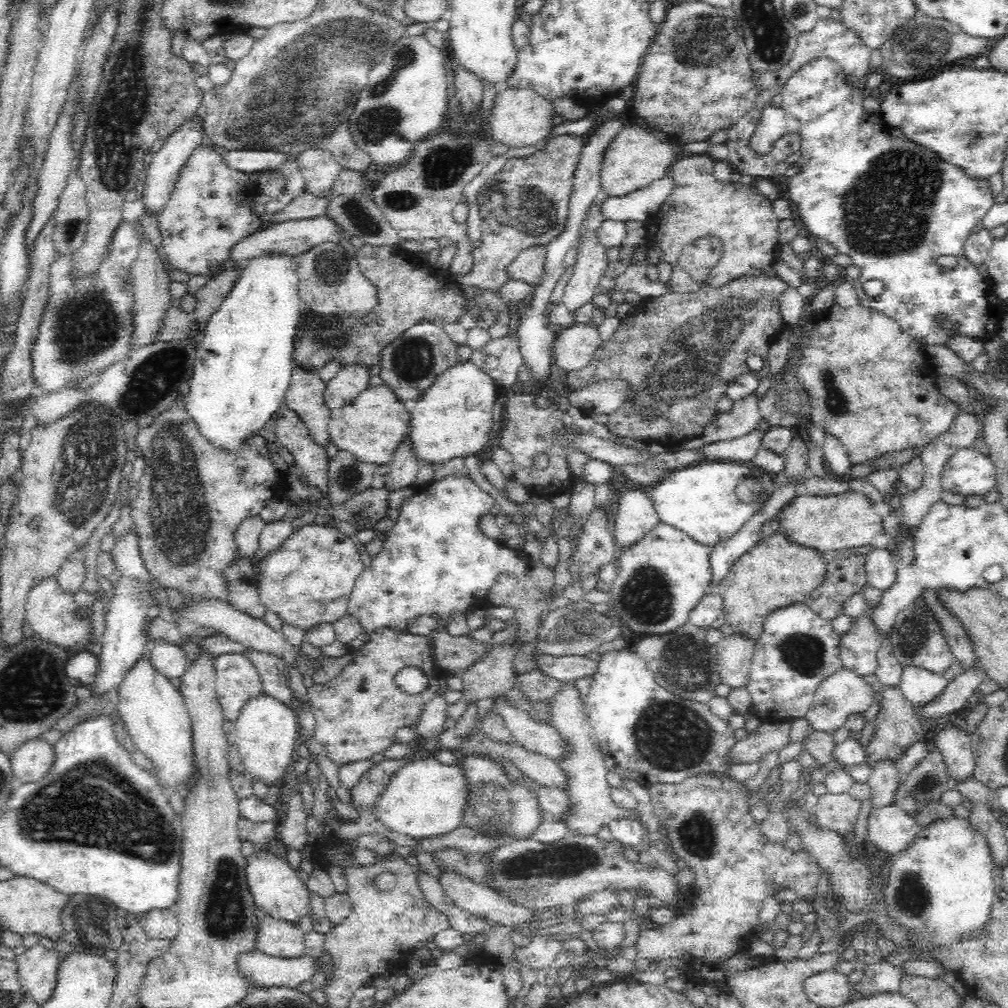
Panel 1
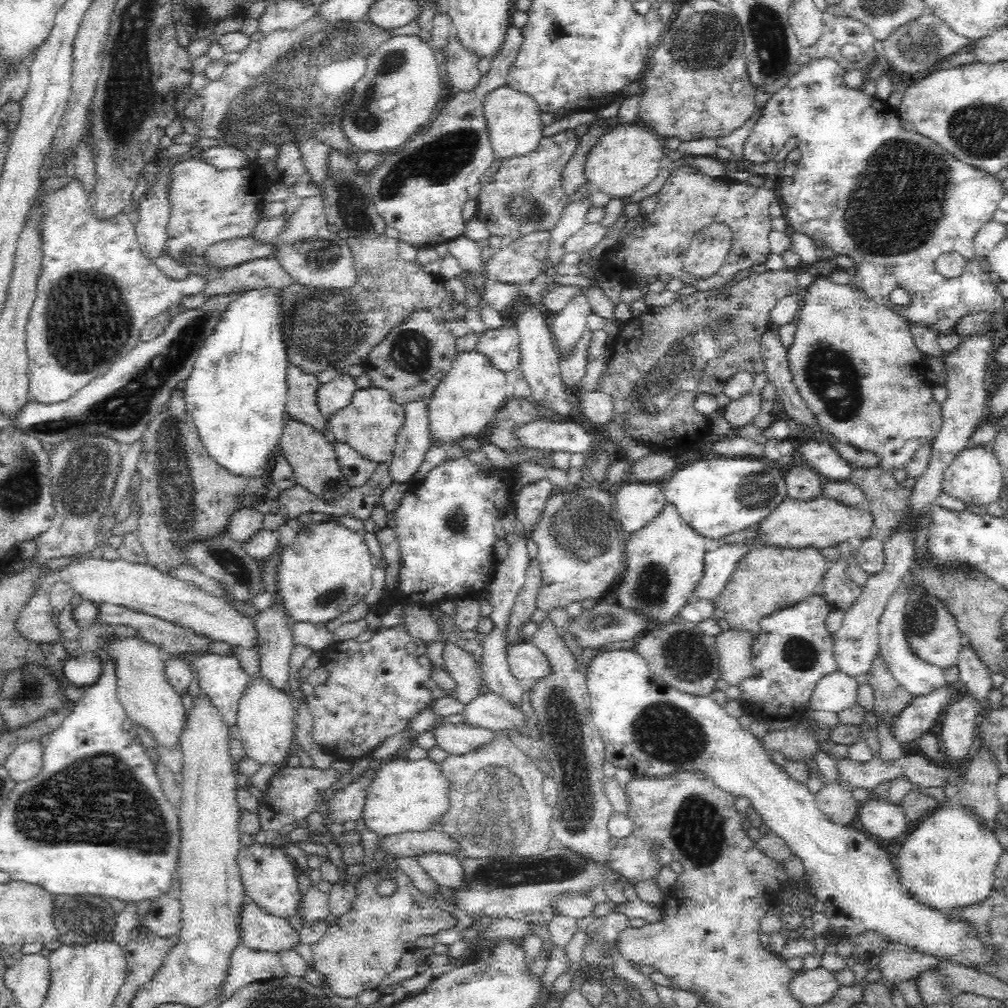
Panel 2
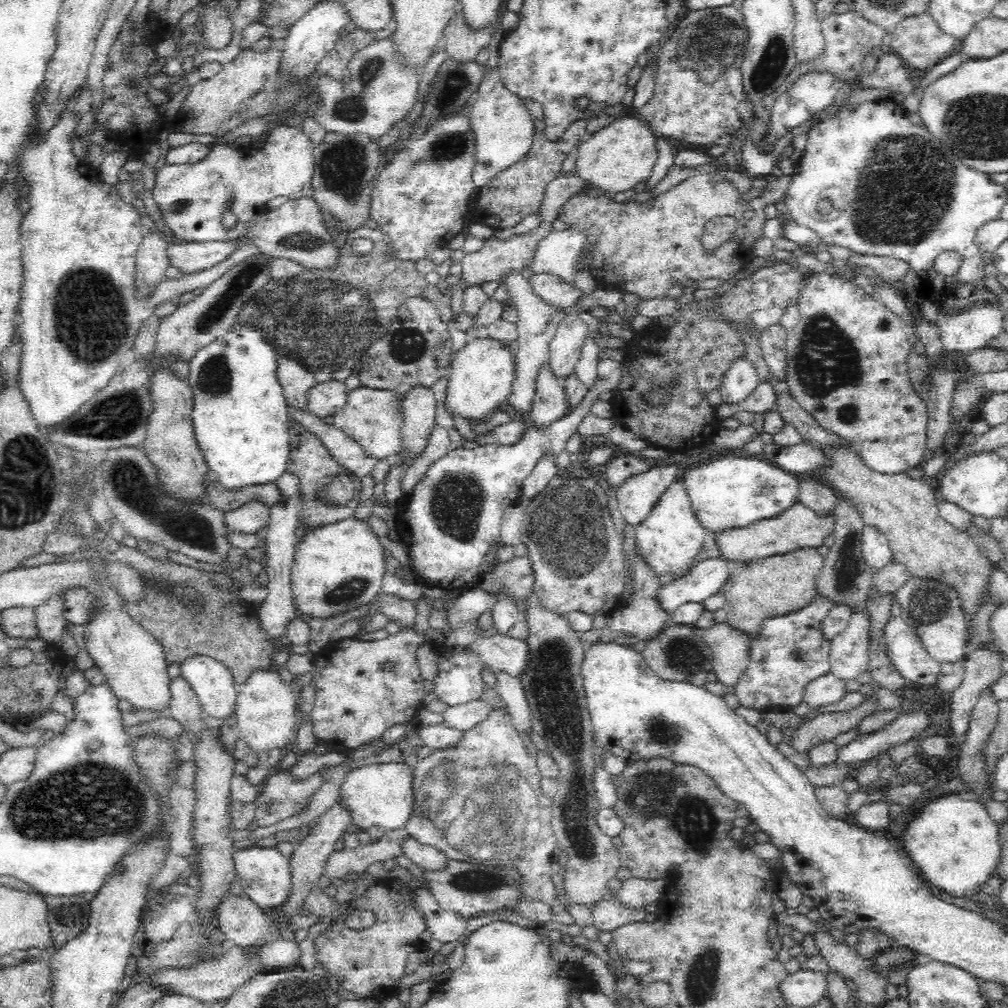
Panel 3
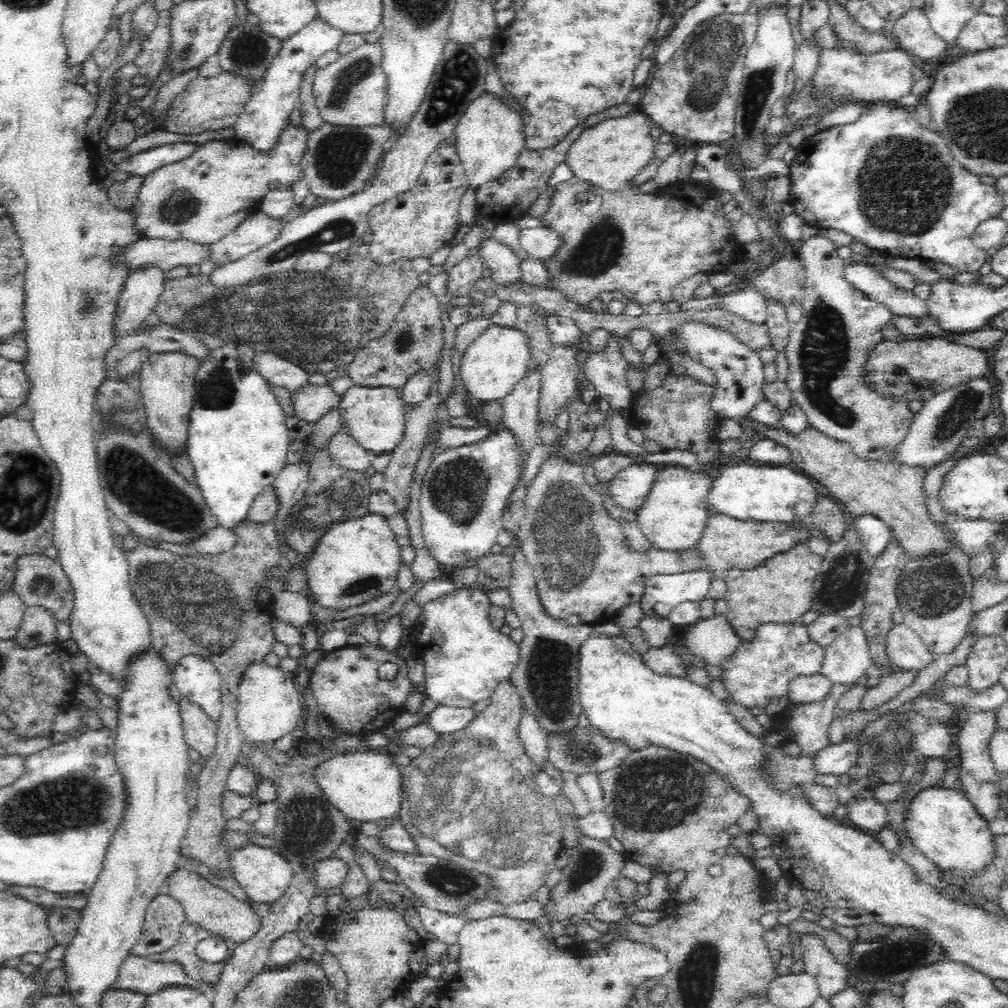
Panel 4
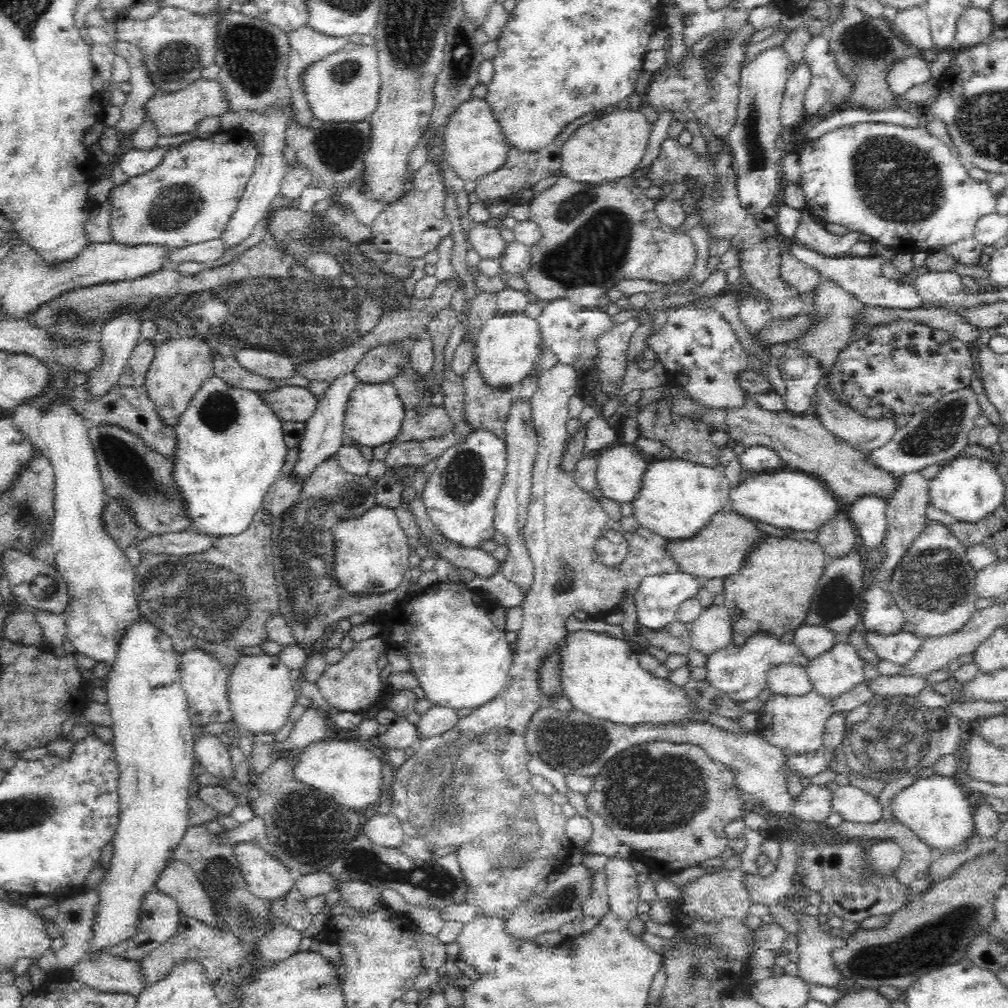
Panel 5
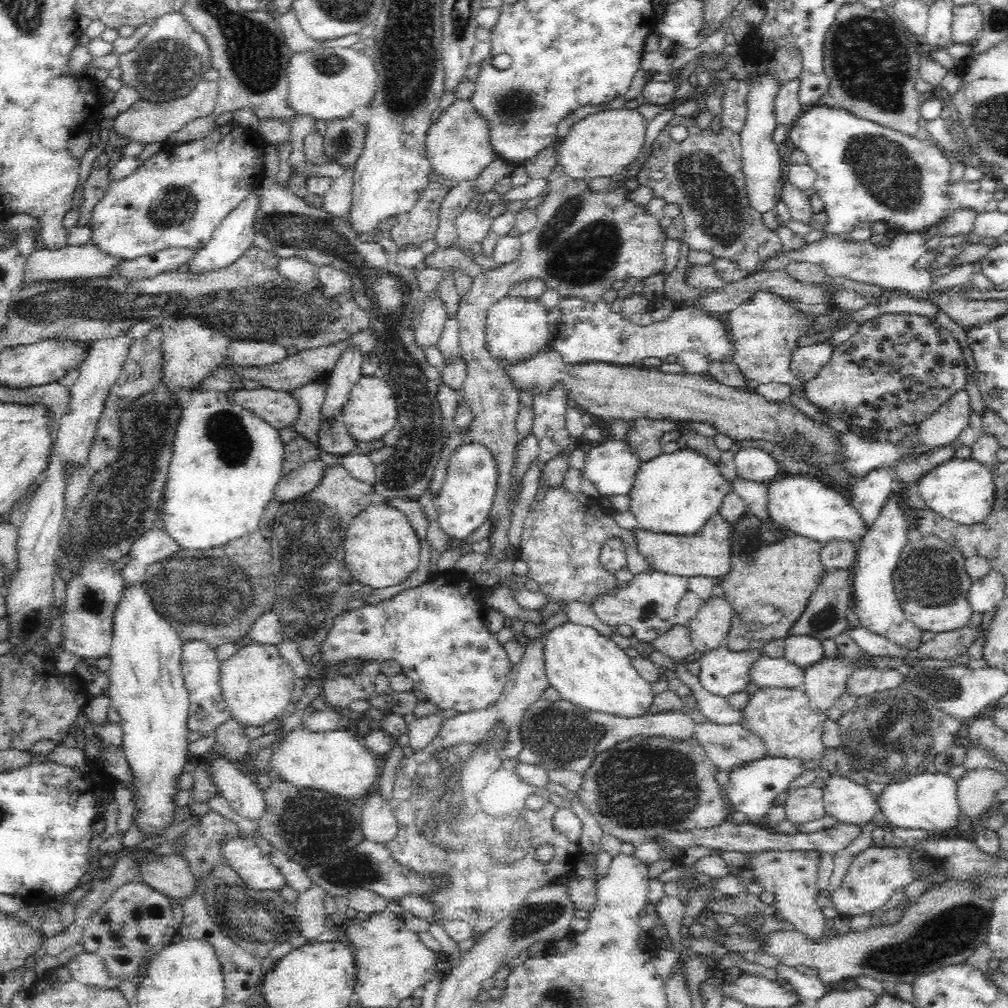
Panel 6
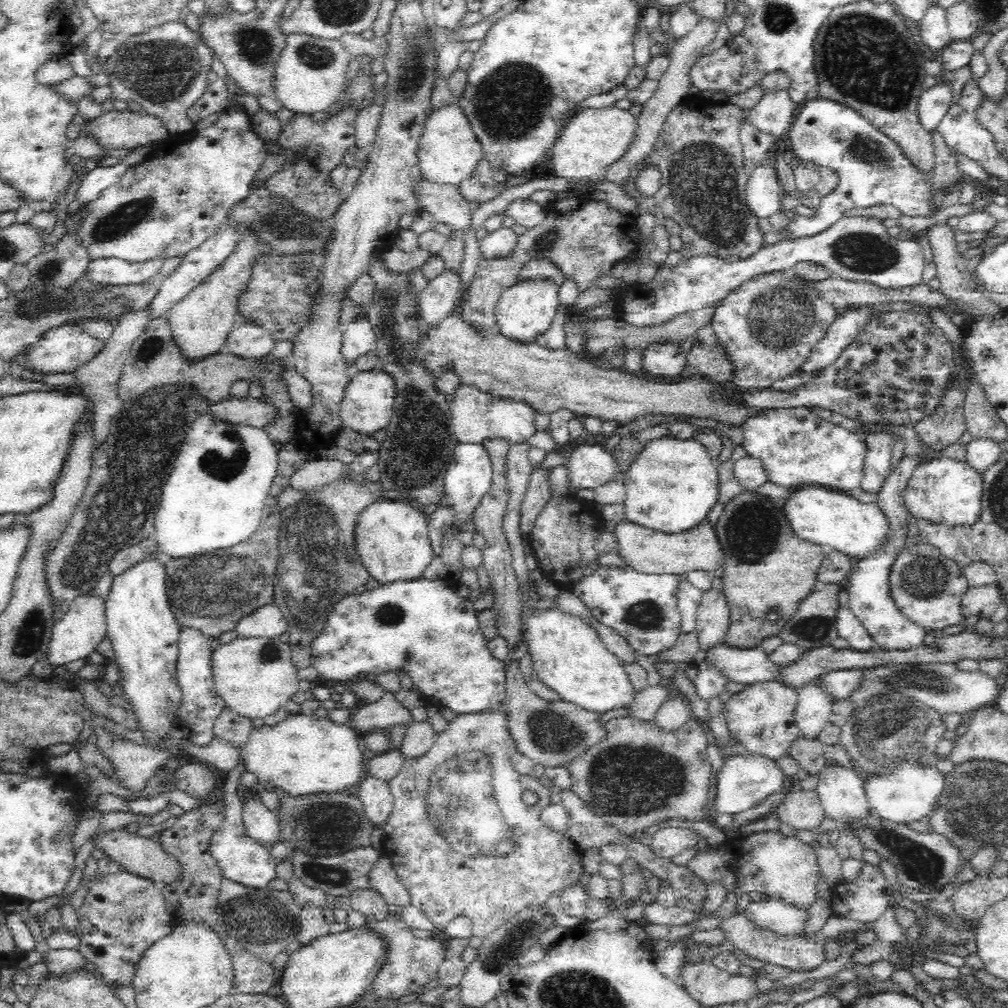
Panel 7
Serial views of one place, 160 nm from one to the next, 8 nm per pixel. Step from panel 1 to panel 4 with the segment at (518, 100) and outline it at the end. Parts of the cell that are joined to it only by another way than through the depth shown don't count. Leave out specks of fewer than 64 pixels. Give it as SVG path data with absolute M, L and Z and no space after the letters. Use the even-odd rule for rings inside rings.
M486 90L467 106L453 137L456 138L467 180L474 190L498 179L514 166L527 146L522 114L512 110L508 104L504 104L496 95Z

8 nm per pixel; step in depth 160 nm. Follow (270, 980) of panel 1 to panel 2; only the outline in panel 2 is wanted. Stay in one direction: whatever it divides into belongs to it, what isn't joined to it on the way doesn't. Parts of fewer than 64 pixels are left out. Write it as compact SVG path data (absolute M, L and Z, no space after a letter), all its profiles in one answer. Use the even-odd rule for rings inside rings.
M241 942L232 950L227 975L218 1004L232 998L240 988L246 985L284 978L289 974L278 953L252 950L246 946L246 943Z

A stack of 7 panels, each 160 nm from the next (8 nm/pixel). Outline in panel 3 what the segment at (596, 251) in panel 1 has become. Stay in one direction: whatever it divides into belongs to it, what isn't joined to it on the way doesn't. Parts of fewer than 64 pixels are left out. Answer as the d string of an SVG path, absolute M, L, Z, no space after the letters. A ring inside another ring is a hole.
M585 313L568 314L560 319L556 334L549 344L548 358L558 380L562 381L567 374L575 372L576 363L581 357L582 346L588 334L589 327Z

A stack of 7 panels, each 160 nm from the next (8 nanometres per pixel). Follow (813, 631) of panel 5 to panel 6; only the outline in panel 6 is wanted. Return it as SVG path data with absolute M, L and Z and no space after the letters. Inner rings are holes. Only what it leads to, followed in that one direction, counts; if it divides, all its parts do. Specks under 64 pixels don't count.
M788 636L784 643L784 657L794 665L806 669L824 657L822 642L814 636Z

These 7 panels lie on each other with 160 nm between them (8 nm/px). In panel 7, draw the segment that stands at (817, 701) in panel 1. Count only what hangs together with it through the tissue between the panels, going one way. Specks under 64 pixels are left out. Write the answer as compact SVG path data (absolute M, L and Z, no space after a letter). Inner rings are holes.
M721 645L706 655L706 662L717 664L732 682L750 684L780 681L783 668L769 660L761 647L734 649Z

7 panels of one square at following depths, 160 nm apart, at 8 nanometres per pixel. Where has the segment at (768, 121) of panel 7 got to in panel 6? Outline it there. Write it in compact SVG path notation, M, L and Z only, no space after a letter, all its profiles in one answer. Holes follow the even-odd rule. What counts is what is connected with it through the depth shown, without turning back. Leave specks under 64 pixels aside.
M800 77L787 80L778 90L774 111L776 111L776 124L791 126L805 111L803 104L799 101Z

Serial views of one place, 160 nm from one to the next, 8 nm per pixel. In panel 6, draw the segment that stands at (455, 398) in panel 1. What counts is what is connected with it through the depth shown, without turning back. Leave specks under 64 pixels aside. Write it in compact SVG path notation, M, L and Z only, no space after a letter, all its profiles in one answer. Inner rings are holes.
M507 296L495 302L488 309L485 324L485 349L499 366L516 366L526 362L536 353L549 346L549 330L547 309L537 300L525 298L508 298Z

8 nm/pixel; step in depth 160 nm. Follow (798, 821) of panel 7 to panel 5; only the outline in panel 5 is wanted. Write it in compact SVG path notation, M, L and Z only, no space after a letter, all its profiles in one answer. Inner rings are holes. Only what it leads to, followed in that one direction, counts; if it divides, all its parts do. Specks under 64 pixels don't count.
M810 784L793 798L792 811L806 825L822 825L832 811L832 791L826 785Z

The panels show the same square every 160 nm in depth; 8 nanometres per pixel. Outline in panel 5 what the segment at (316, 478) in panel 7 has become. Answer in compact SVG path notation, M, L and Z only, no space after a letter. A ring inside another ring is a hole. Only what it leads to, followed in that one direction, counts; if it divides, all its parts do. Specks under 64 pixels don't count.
M281 475L264 495L261 508L270 516L278 517L297 501L301 488L302 484L293 478Z

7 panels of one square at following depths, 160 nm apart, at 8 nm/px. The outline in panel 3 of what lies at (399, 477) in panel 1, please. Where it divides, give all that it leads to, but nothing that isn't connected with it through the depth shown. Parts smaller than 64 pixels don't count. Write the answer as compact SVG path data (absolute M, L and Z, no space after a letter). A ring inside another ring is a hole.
M414 386L410 392L406 392L400 403L403 415L402 446L394 460L402 466L409 465L426 448L430 432L436 425L436 399L430 388Z

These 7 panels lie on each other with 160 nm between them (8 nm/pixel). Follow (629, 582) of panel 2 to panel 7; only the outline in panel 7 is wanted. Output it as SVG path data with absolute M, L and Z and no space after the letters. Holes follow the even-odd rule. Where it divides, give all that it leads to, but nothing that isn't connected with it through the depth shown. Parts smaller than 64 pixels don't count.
M671 435L648 442L629 470L622 474L621 481L626 489L623 502L626 520L668 534L686 532L706 520L706 514L716 502L718 503L720 494L720 477L716 464L704 446L691 438L680 439Z

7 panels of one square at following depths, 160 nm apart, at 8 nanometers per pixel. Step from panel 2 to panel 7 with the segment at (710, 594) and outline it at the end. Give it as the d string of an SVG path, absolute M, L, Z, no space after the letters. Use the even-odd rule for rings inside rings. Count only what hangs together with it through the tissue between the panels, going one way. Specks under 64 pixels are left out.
M600 566L596 574L581 580L571 590L588 605L592 615L605 626L616 630L628 640L632 650L645 656L658 655L674 646L681 634L680 612L677 609L677 588L682 580L675 574L644 574L628 567Z

